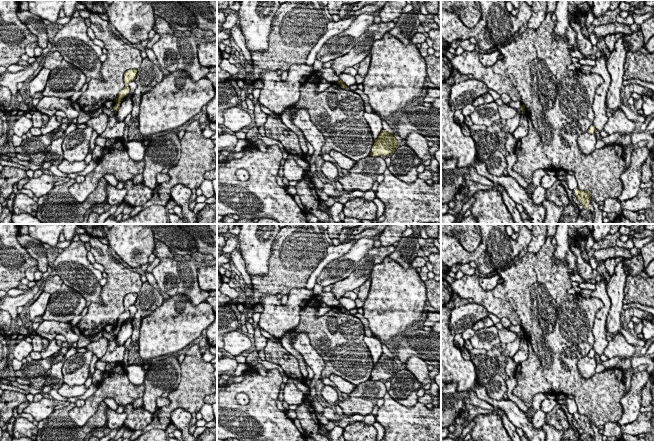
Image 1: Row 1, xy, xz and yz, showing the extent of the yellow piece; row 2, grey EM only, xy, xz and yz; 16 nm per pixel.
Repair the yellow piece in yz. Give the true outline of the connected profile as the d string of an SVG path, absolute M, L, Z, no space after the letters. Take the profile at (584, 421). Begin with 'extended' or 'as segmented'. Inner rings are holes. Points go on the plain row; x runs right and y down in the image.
as segmented; M577 412L573 414L574 419L577 421L577 423L580 426L580 429L584 431L584 433L590 432L590 424L591 424L591 418L590 415L581 415Z

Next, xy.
as segmented; M129 293L124 297L124 307L125 311L119 316L117 322L116 322L116 329L113 331L115 338L117 337L122 323L129 317L130 312L129 312L129 307L131 305L134 305L137 299L137 293Z

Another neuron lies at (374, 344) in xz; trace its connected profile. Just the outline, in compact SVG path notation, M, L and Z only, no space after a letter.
M364 336L364 342L370 351L373 360L373 365L375 366L380 356L383 354L382 341L376 338L375 336L372 337Z

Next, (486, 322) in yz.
M486 317L476 322L472 328L474 331L478 331L480 329L491 327L491 326L494 326L493 321L489 317Z

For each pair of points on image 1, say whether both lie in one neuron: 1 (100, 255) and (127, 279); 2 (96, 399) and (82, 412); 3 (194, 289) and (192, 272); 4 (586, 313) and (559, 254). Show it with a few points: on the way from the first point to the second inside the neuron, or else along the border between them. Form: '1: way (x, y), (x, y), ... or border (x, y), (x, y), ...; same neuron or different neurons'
1: way (107, 261), (120, 274); same neuron
2: way (93, 402), (85, 410); same neuron
3: way (192, 285), (192, 276); same neuron
4: border (555, 245), (554, 258), (562, 260), (574, 273); different neurons

